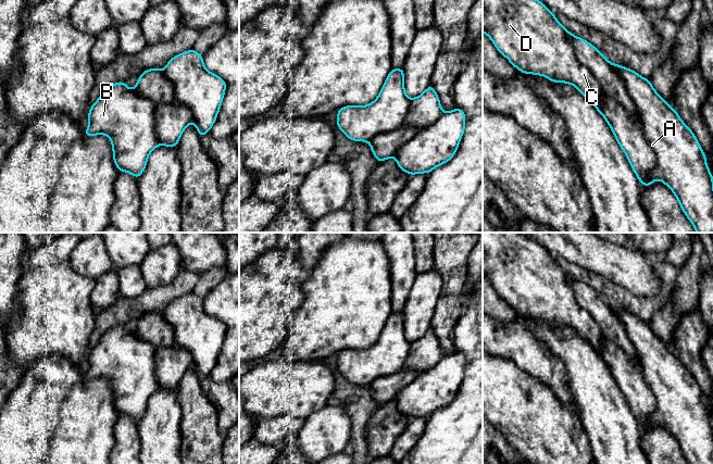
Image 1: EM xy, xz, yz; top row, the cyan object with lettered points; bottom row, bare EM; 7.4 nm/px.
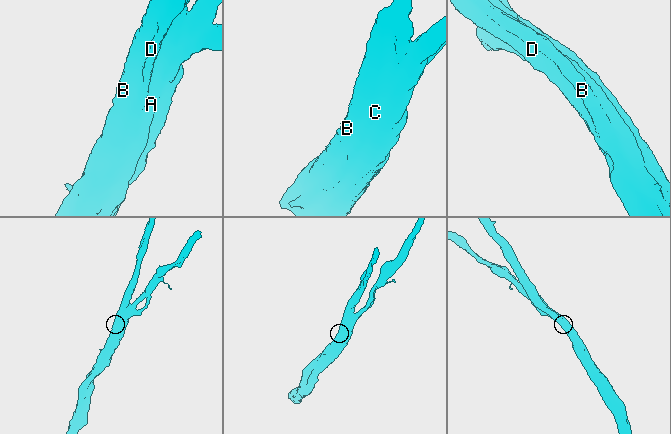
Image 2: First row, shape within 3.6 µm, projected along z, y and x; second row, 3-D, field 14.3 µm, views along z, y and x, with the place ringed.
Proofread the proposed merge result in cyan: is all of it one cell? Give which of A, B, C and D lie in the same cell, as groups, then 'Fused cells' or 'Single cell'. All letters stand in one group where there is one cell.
Groups: A / B C D. Fused cells

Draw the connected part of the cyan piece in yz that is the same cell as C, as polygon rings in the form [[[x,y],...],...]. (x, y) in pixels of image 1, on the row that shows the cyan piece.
[[[483,0],[483,33],[520,72],[573,85],[597,110],[603,96],[611,97],[639,122],[634,101],[611,62],[590,42],[564,28],[541,1]]]

